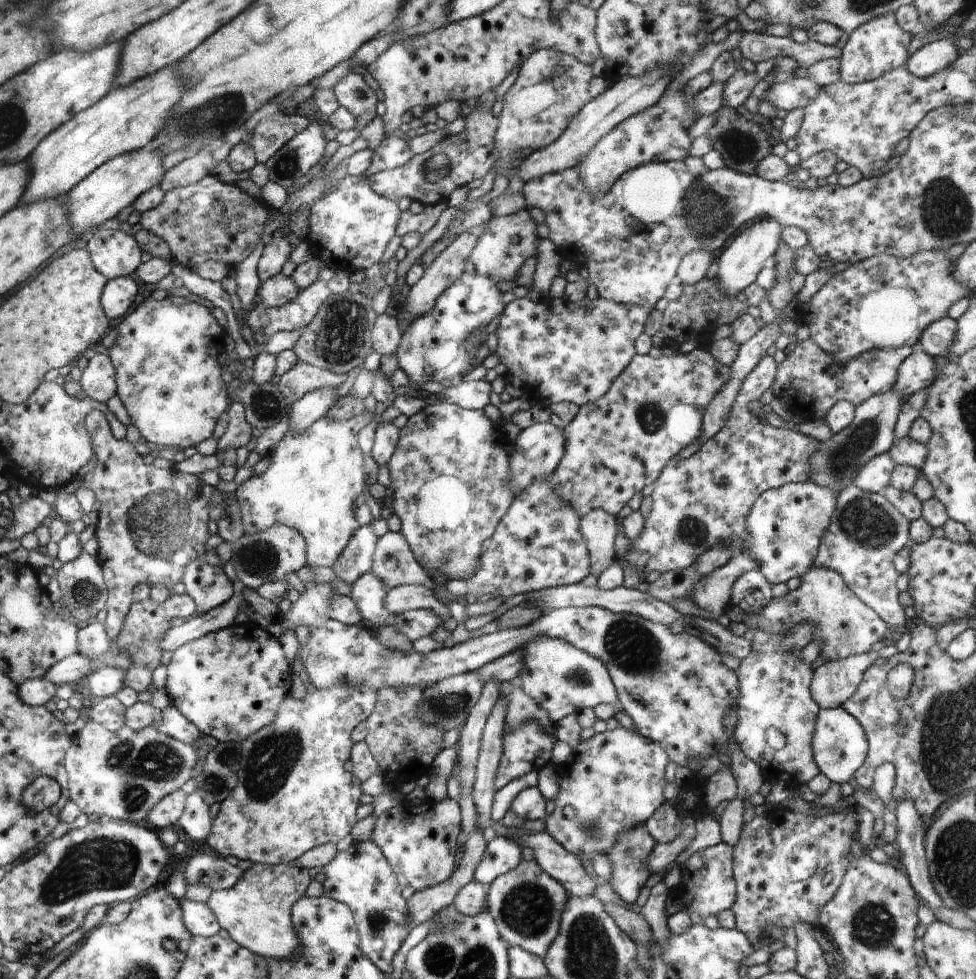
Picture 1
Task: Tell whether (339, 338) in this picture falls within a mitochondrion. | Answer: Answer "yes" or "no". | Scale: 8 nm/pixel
yes

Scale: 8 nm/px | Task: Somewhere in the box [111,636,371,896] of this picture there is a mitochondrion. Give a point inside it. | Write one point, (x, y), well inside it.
(270, 763)

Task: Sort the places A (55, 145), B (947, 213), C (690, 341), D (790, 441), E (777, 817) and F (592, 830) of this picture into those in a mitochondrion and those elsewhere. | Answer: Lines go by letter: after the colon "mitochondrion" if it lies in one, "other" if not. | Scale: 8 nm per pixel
A: other
B: mitochondrion
C: other
D: other
E: other
F: mitochondrion

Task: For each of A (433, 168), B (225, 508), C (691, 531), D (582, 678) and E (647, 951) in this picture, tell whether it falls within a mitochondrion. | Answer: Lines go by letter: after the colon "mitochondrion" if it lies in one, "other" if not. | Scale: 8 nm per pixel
A: mitochondrion
B: mitochondrion
C: mitochondrion
D: mitochondrion
E: other

